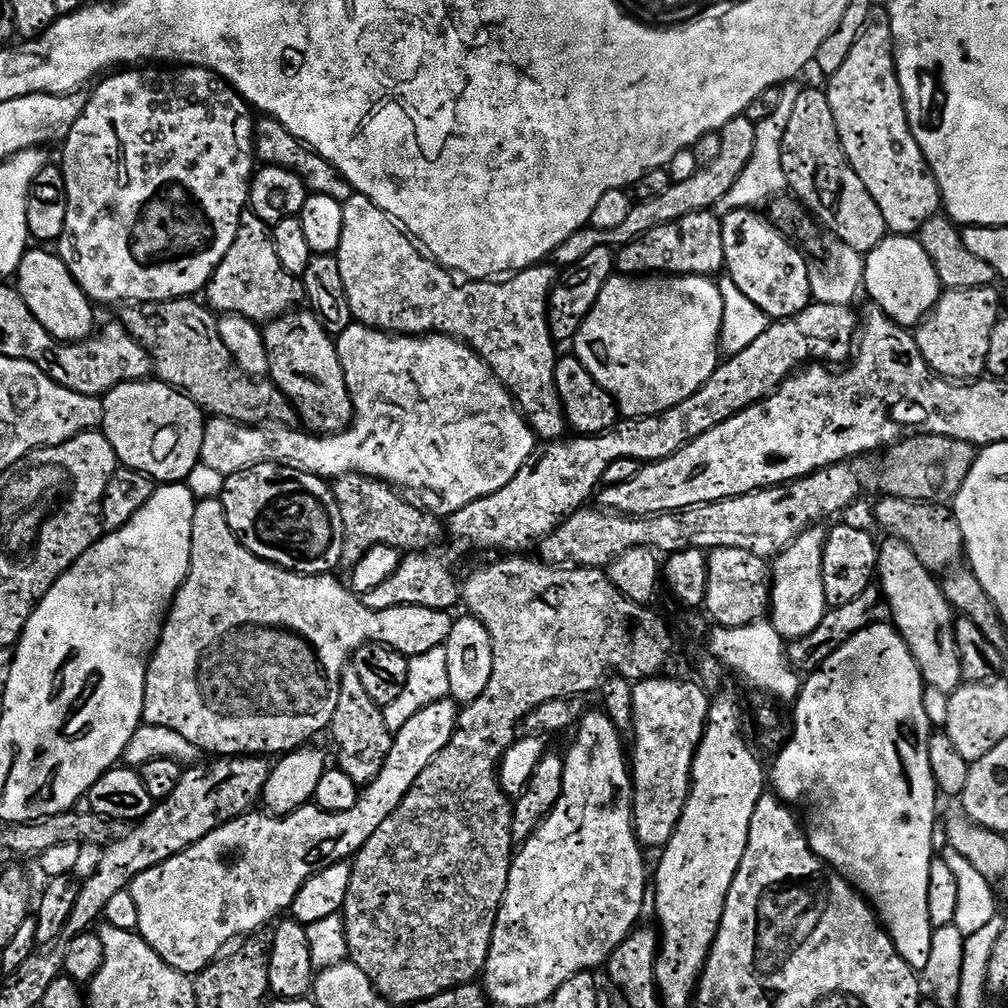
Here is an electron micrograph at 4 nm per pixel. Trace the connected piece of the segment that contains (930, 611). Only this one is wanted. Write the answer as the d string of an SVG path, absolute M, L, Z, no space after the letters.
M888 538L881 543L877 553L877 575L888 600L891 623L908 644L908 652L925 683L951 695L964 679L956 640L956 614L949 606L943 585L928 568L922 566L908 544L899 538Z

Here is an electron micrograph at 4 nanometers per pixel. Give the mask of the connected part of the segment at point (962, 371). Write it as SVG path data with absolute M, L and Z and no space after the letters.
M995 287L941 291L940 301L914 332L922 358L926 358L936 375L953 382L971 382L985 375L990 334L994 334L994 326L1002 319L1000 296L996 291Z

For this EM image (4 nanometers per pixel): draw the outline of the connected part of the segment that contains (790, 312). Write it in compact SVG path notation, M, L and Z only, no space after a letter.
M736 208L733 212L723 213L720 225L722 226L722 248L726 250L726 276L758 306L773 321L785 320L802 310L806 310L813 303L811 282L808 277L810 264L804 261L804 256L792 245L793 241L784 233L773 226L767 215L756 210L747 208Z

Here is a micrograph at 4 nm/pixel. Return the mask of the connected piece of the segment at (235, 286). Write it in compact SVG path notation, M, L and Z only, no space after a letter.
M245 210L242 214L240 229L234 238L234 246L226 250L226 258L222 258L218 270L214 270L212 281L206 289L207 296L207 307L213 313L241 316L247 320L255 320L261 326L267 325L270 320L276 320L285 312L293 311L299 305L296 303L305 299L303 283L297 276L290 274L286 266L282 266L282 262L278 262L278 250L274 250L272 241L272 228L264 224L262 218L255 216L251 210Z

